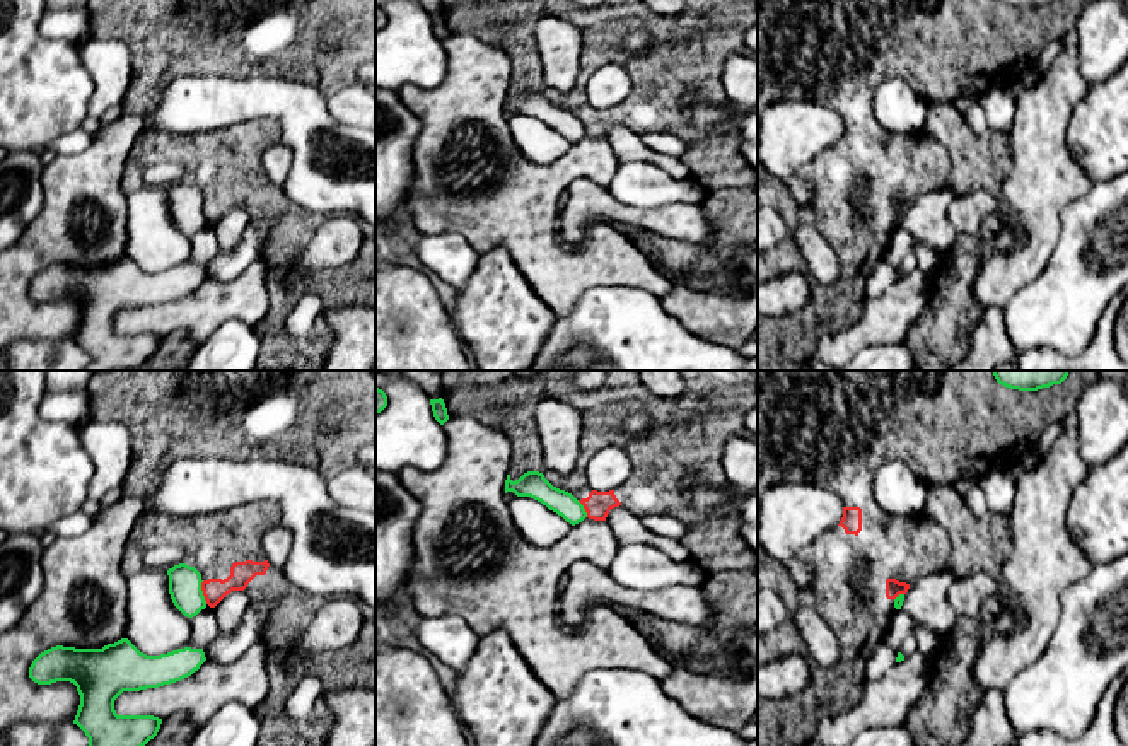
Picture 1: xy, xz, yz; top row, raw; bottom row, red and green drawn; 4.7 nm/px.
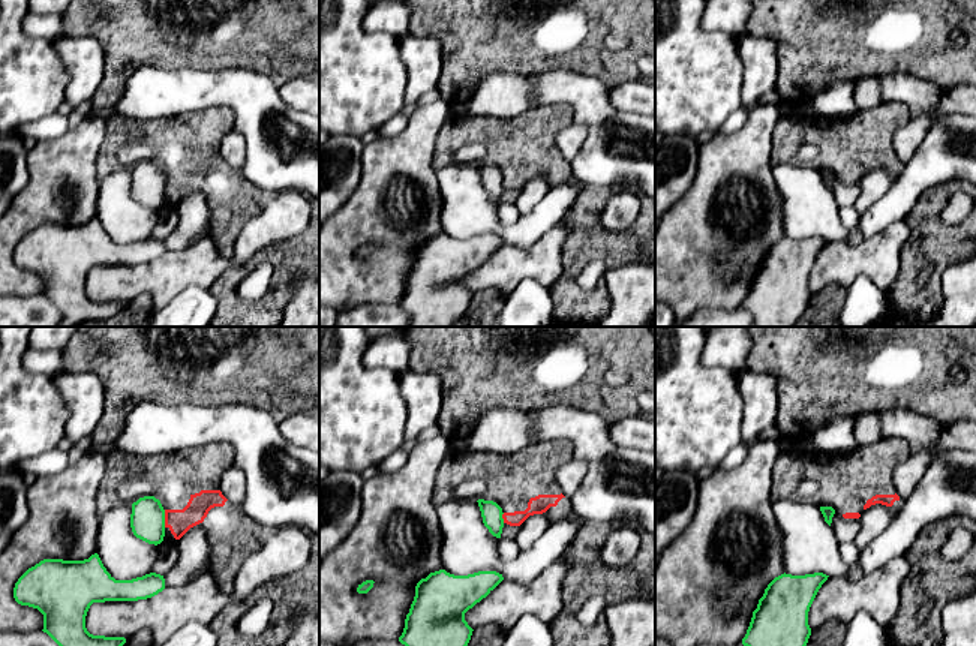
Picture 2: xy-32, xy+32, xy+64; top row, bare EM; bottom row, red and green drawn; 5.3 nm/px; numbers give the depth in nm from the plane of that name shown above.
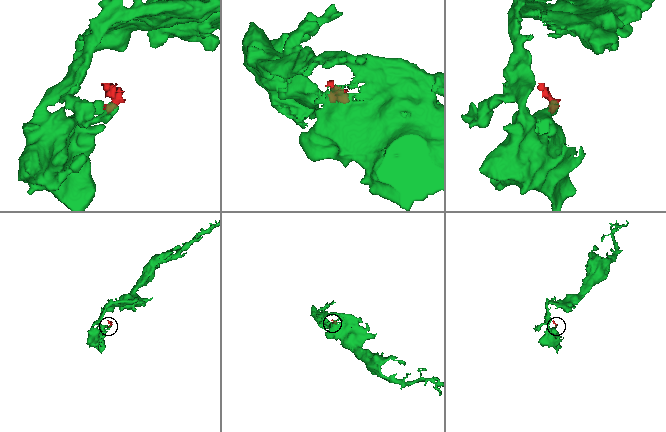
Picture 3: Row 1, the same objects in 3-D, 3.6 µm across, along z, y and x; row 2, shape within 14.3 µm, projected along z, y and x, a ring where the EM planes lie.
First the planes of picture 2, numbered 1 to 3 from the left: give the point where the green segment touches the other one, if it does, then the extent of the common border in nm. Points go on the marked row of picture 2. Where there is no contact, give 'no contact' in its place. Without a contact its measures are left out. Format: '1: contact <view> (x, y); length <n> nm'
1: contact xy-32 (165, 519); length 100 nm
2: contact xy+32 (502, 517); length 60 nm
3: no contact

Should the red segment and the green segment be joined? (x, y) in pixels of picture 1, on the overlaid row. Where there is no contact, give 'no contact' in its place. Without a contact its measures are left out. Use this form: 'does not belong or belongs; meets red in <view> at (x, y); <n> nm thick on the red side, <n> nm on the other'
does not belong; meets red in xy at (203, 593); 110 nm thick on the red side, 160 nm on the other

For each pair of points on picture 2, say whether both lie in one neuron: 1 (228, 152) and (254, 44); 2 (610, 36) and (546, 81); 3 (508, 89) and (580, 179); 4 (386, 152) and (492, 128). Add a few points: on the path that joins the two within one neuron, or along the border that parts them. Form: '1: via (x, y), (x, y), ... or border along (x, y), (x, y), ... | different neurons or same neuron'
1: border along (231, 129), (219, 144), (219, 155), (231, 167) | different neurons
2: border along (529, 72), (571, 69), (598, 78) | different neurons
3: via (544, 89), (564, 89), (594, 119), (594, 143) | same neuron
4: border along (455, 110), (443, 125), (435, 147) | different neurons

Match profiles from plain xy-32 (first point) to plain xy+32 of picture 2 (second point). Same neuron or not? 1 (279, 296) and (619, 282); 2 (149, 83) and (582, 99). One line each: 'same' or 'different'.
1: different
2: same

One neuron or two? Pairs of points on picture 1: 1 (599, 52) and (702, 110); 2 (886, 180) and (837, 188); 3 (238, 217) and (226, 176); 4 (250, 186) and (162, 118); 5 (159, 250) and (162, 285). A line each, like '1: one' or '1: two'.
1: two
2: one
3: two
4: two
5: two

